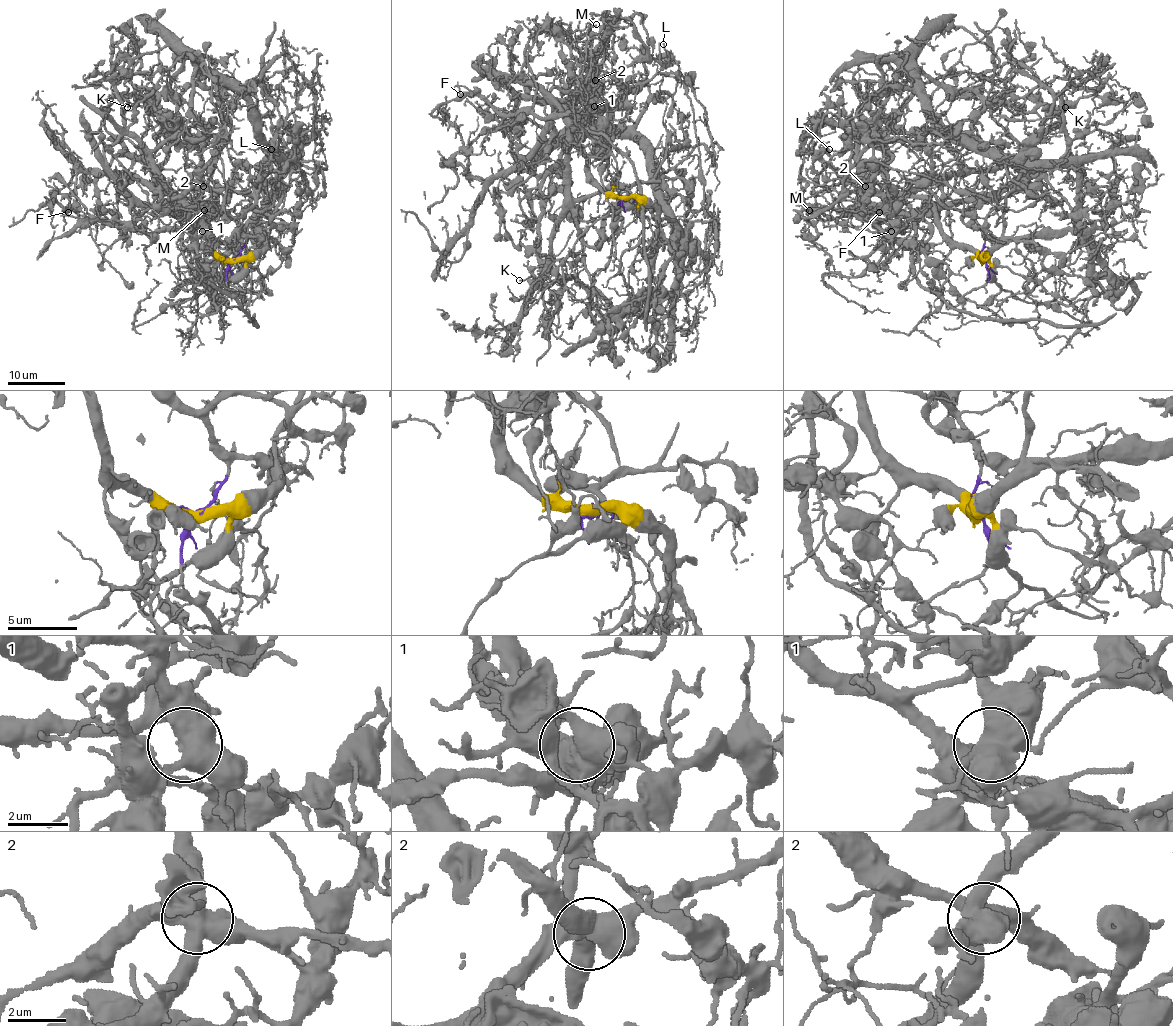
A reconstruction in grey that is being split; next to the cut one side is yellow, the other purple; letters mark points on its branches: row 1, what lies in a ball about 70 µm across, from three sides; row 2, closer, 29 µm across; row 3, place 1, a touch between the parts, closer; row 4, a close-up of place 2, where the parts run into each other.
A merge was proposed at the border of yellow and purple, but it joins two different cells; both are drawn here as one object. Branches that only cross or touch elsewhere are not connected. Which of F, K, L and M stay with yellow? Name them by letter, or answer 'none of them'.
F, K, M

